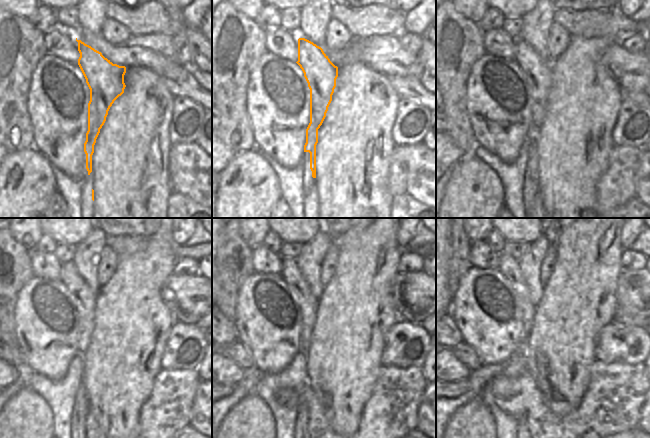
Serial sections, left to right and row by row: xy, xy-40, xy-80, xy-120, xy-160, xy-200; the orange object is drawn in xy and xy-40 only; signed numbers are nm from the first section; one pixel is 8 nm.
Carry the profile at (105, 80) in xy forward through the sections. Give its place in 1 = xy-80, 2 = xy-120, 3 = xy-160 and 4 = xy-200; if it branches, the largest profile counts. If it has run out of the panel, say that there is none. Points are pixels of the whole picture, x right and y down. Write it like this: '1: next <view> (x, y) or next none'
1: next xy-80 (538, 72)
2: next xy-120 (84, 298)
3: next xy-160 (308, 304)
4: next xy-200 (508, 266)

